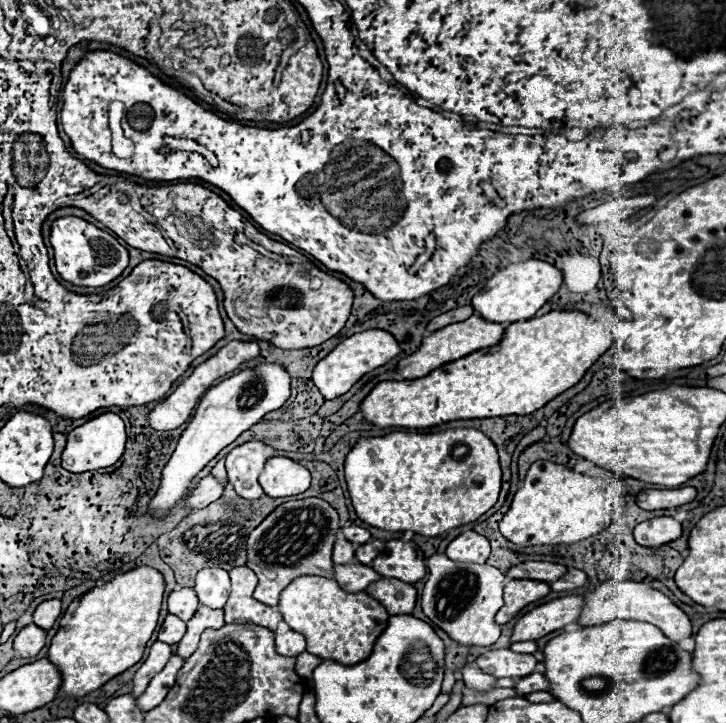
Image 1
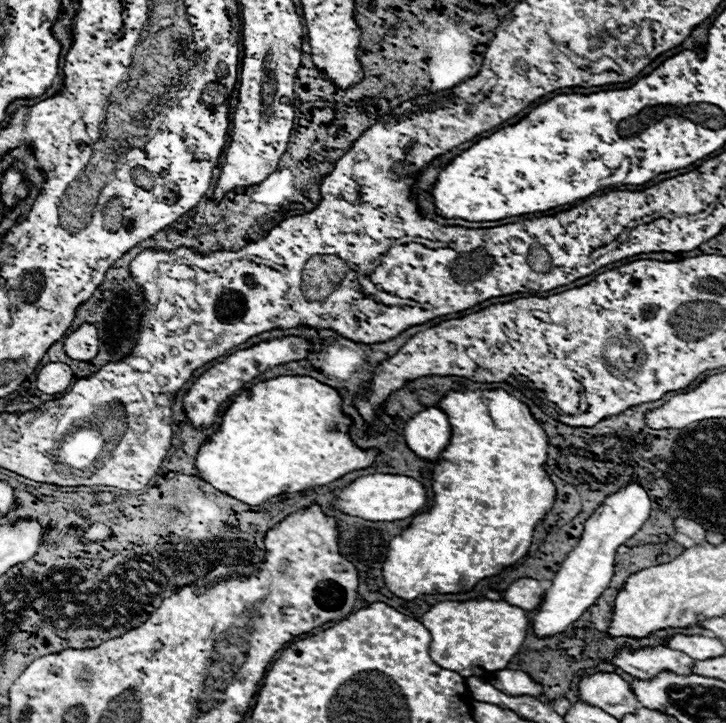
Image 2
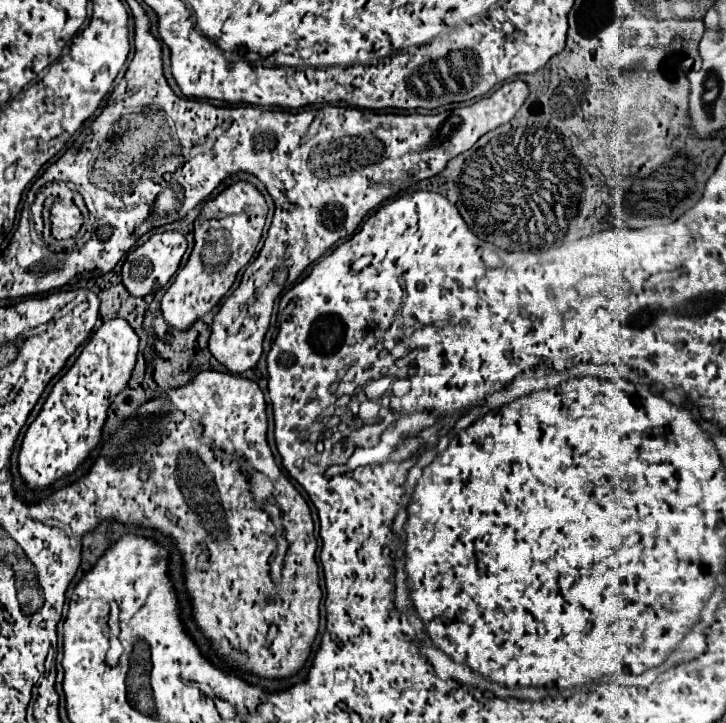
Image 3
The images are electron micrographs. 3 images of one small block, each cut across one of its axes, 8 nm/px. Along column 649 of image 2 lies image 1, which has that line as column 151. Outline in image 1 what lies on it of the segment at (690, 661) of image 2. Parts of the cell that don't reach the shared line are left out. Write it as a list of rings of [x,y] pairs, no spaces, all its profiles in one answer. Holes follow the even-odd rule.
[[[156,640],[156,642],[152,644],[148,658],[144,660],[144,664],[140,666],[140,670],[138,670],[136,676],[134,676],[134,690],[132,690],[134,696],[140,696],[140,694],[146,690],[148,682],[168,664],[168,658],[170,658],[170,656],[172,656],[172,648],[170,648],[166,642]]]

